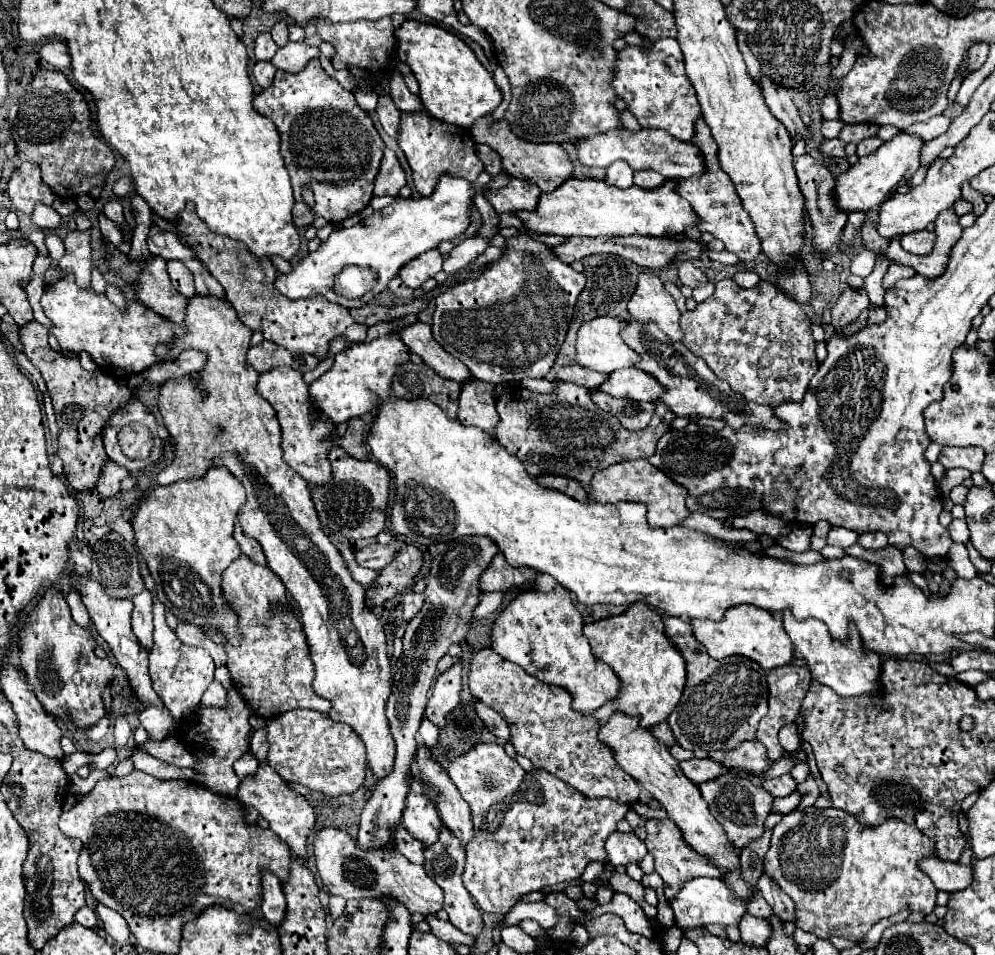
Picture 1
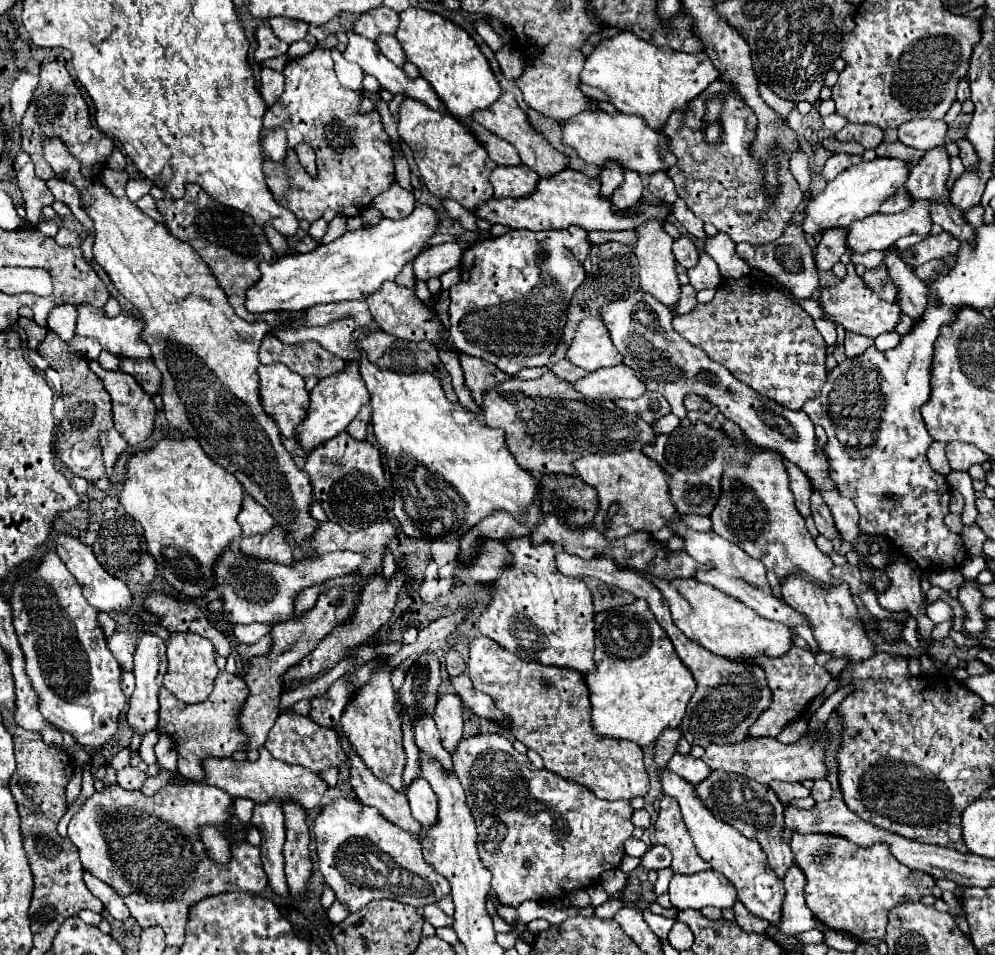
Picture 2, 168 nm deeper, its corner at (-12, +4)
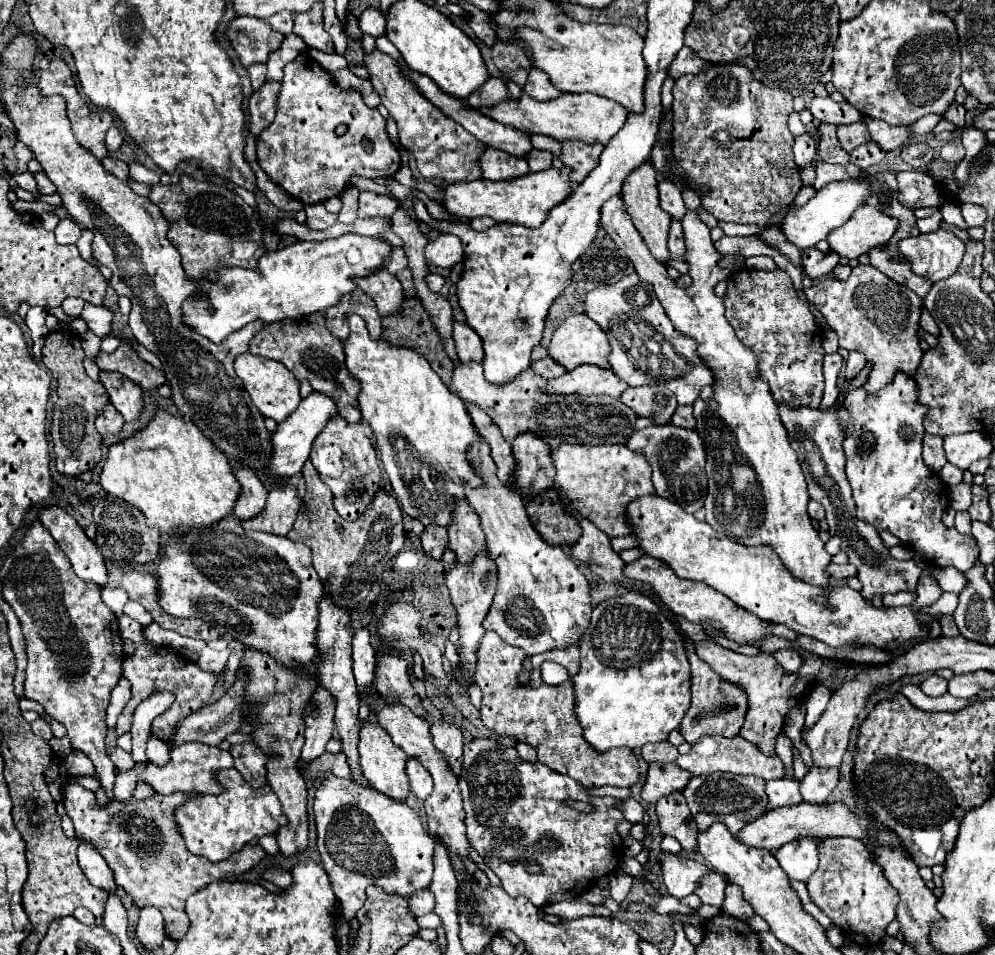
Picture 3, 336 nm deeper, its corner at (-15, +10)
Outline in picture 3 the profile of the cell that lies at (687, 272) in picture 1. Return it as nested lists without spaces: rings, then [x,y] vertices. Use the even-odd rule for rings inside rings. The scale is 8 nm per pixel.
[[[672,221],[668,229],[668,251],[672,257],[684,257],[684,237],[680,221]]]

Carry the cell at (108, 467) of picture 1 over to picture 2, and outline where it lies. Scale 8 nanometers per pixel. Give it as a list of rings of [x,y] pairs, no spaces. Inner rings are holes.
[[[115,429],[101,433],[99,441],[101,441],[101,449],[103,449],[103,459],[105,459],[107,477],[111,477],[117,459],[119,459],[121,453],[127,449],[127,443],[125,443],[125,439],[123,439]]]

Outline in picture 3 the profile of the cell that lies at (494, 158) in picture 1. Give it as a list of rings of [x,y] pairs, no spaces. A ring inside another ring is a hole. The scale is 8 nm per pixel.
[[[534,149],[534,151],[530,153],[530,157],[528,157],[528,165],[530,165],[530,171],[544,171],[544,169],[550,169],[550,167],[552,167],[552,153]]]

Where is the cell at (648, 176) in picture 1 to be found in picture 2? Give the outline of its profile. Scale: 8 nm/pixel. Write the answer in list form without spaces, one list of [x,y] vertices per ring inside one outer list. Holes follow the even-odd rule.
[[[657,171],[657,173],[649,175],[649,191],[661,201],[673,203],[677,199],[675,185],[673,185],[673,181],[669,179],[669,175],[665,171]]]

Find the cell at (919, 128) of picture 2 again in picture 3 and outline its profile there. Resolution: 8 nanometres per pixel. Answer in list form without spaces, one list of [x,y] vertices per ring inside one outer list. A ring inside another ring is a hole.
[[[864,117],[864,123],[868,127],[870,139],[886,153],[898,149],[902,143],[906,143],[910,139],[910,129],[908,127],[902,127],[902,125],[892,127],[892,125],[886,125],[880,119],[868,119],[868,117]]]

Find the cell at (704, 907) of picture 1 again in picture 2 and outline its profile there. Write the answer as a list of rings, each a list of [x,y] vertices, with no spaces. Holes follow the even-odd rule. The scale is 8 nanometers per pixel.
[[[713,869],[695,875],[673,875],[669,895],[677,909],[703,909],[707,905],[729,909],[733,901],[737,901],[737,889],[733,883]]]

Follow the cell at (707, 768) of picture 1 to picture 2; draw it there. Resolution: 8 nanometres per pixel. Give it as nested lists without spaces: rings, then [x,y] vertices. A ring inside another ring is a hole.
[[[677,753],[669,763],[667,763],[667,769],[681,775],[683,779],[687,779],[689,783],[693,785],[699,785],[705,777],[709,777],[711,769],[701,761],[701,759],[695,759],[691,755],[681,755]]]

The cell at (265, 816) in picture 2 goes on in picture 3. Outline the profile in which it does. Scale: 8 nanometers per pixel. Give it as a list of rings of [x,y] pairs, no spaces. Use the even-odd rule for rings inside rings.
[[[242,743],[232,745],[230,753],[234,757],[234,767],[244,775],[252,787],[266,785],[266,773],[264,773],[264,753],[254,743]]]

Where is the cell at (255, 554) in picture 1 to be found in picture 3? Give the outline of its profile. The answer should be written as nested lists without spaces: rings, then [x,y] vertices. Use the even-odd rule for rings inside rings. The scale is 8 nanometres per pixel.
[[[234,463],[234,465],[236,465],[236,477],[242,485],[242,491],[234,505],[234,515],[244,521],[258,515],[264,509],[268,489],[260,483],[260,479],[250,467],[240,467],[240,463]]]

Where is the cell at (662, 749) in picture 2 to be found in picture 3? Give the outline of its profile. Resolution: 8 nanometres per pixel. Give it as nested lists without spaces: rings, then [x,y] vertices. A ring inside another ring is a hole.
[[[664,741],[664,743],[648,743],[640,749],[640,753],[646,763],[672,763],[676,761],[678,749],[668,741]]]

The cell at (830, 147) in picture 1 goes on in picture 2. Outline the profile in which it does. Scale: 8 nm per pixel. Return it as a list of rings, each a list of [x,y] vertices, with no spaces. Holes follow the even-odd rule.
[[[835,153],[835,155],[831,155],[831,157],[827,159],[827,163],[825,163],[825,167],[823,167],[823,177],[825,177],[827,181],[831,181],[831,179],[835,179],[841,171],[845,171],[847,167],[851,167],[851,165],[855,165],[855,163],[859,163],[859,161],[861,161],[859,155]]]

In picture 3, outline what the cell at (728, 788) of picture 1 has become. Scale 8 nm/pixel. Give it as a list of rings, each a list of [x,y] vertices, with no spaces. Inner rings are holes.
[[[728,773],[692,777],[682,795],[686,797],[686,803],[698,825],[698,831],[706,831],[712,823],[724,823],[730,829],[730,833],[738,833],[746,823],[764,815],[768,803],[768,797],[764,793],[764,779]]]

